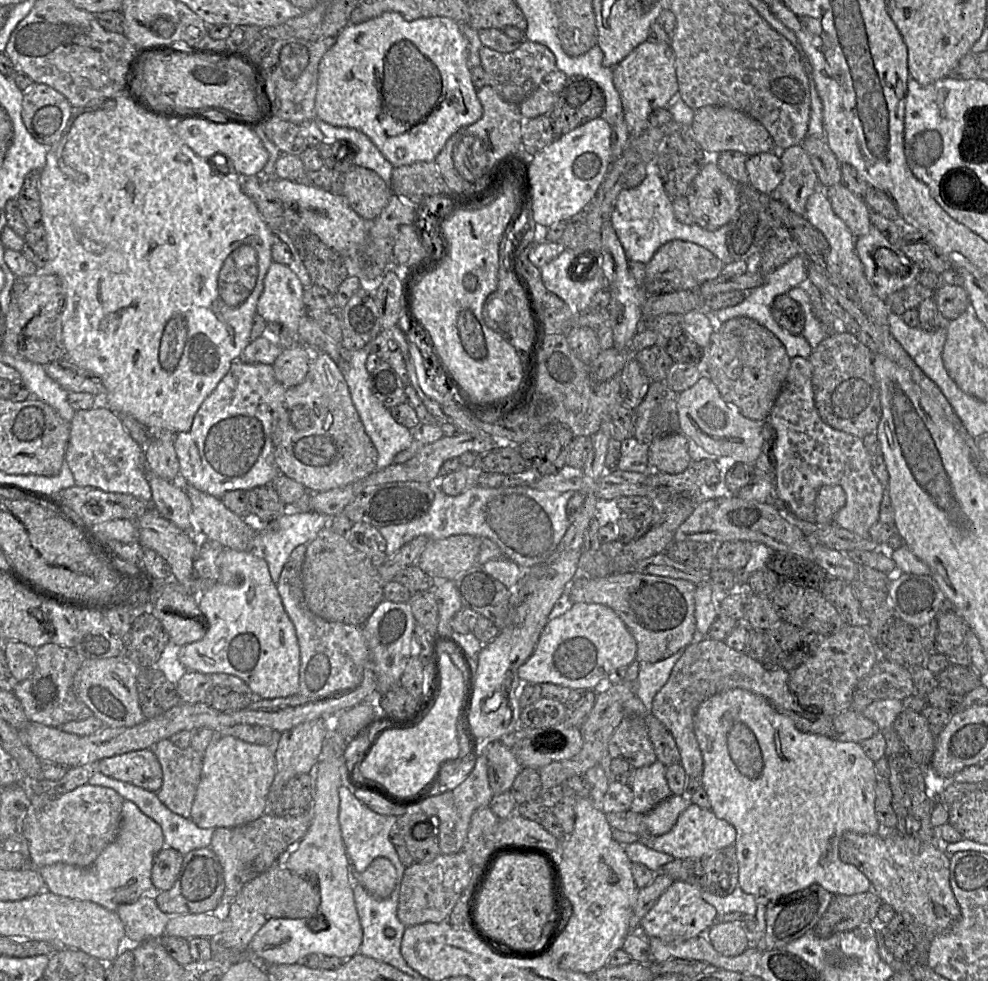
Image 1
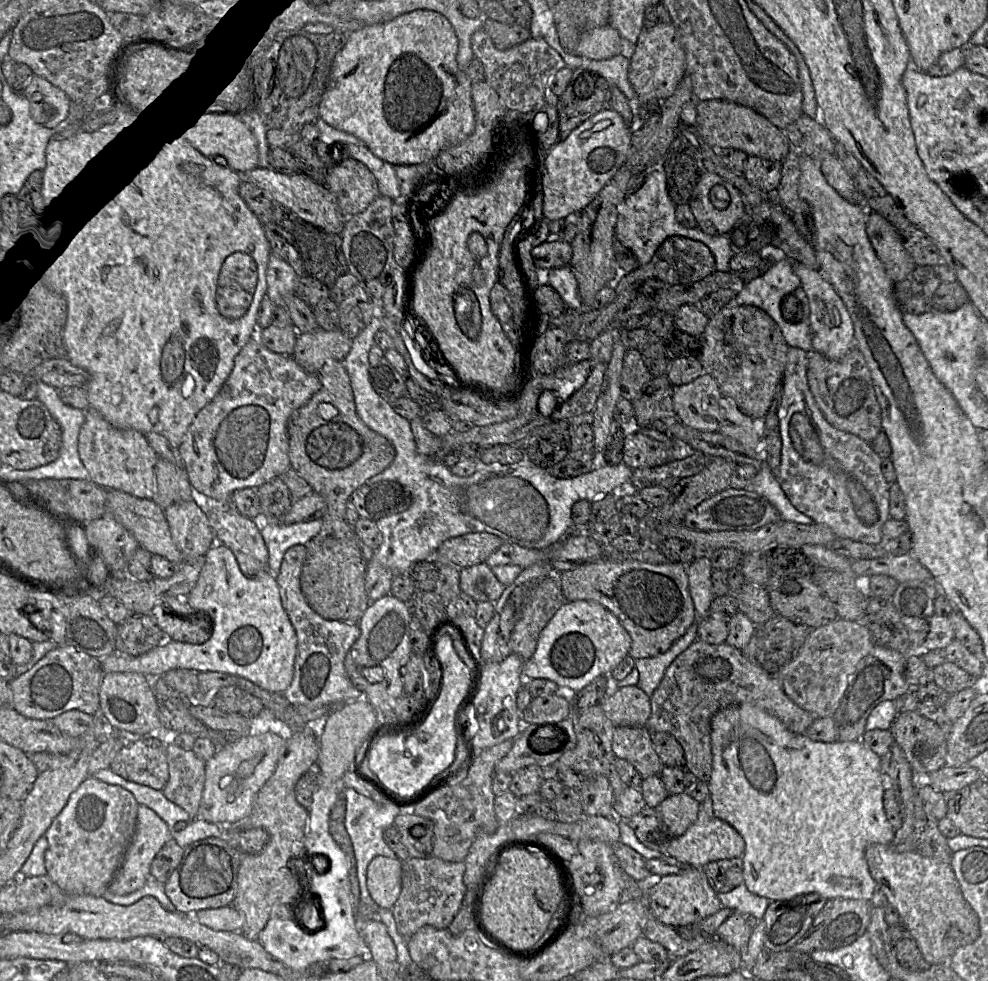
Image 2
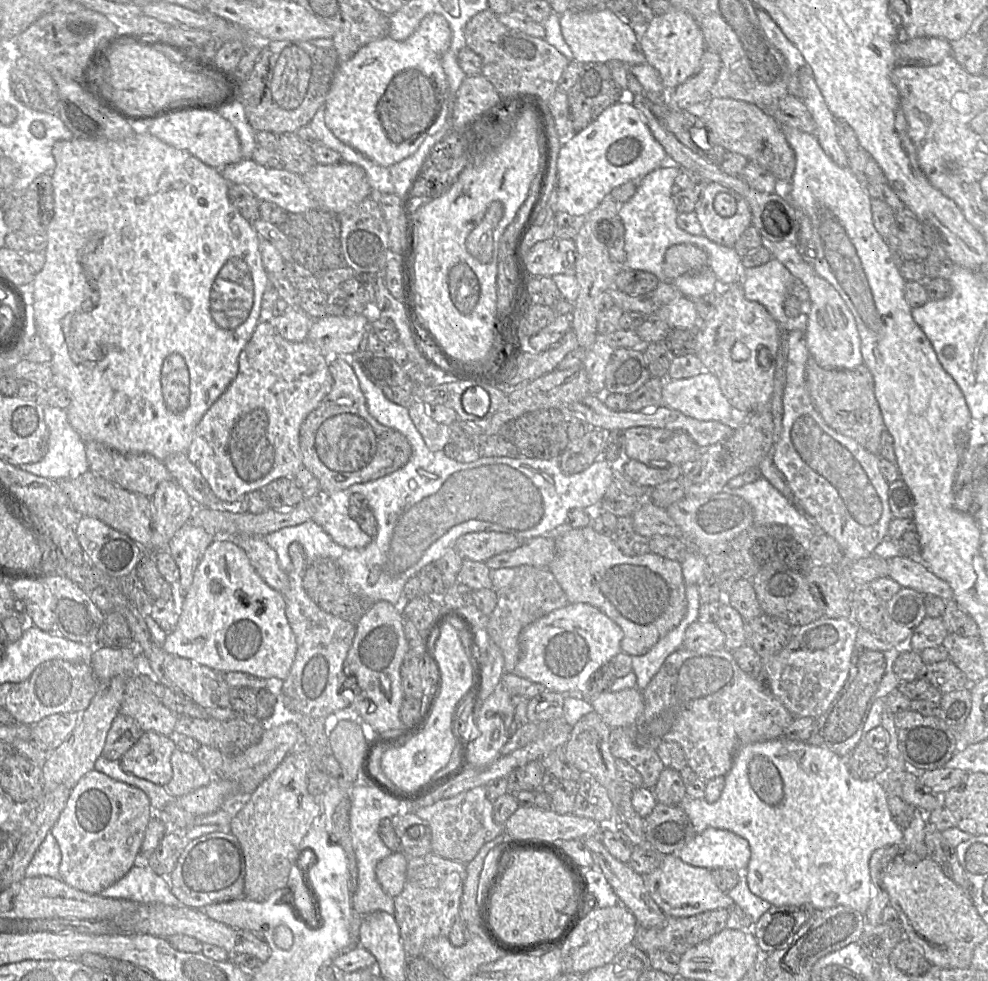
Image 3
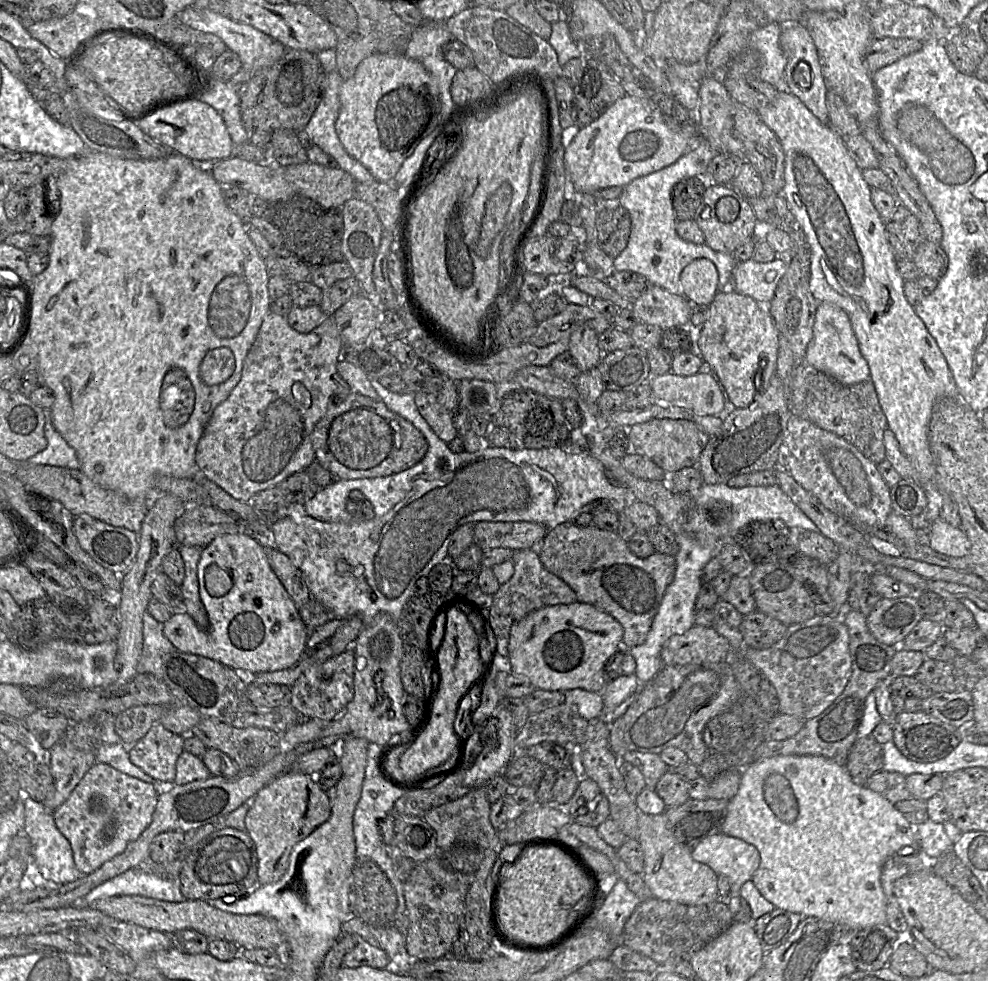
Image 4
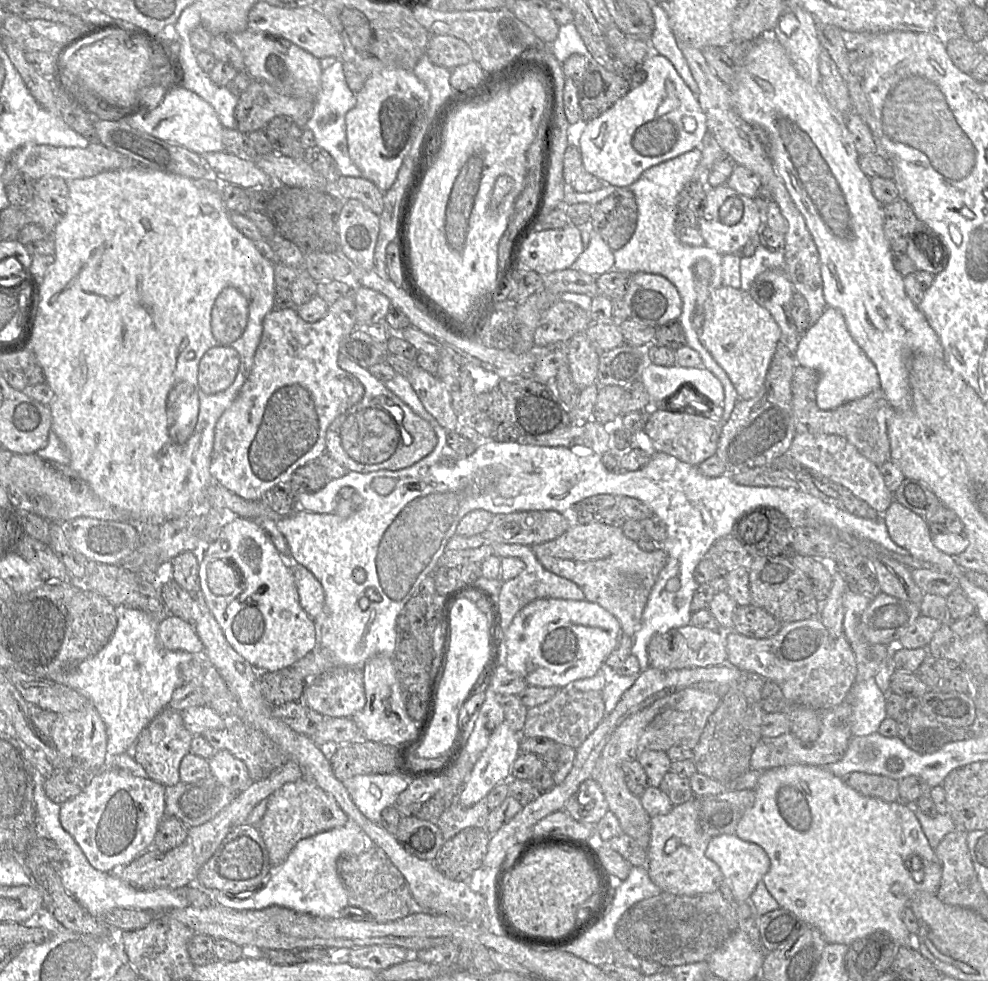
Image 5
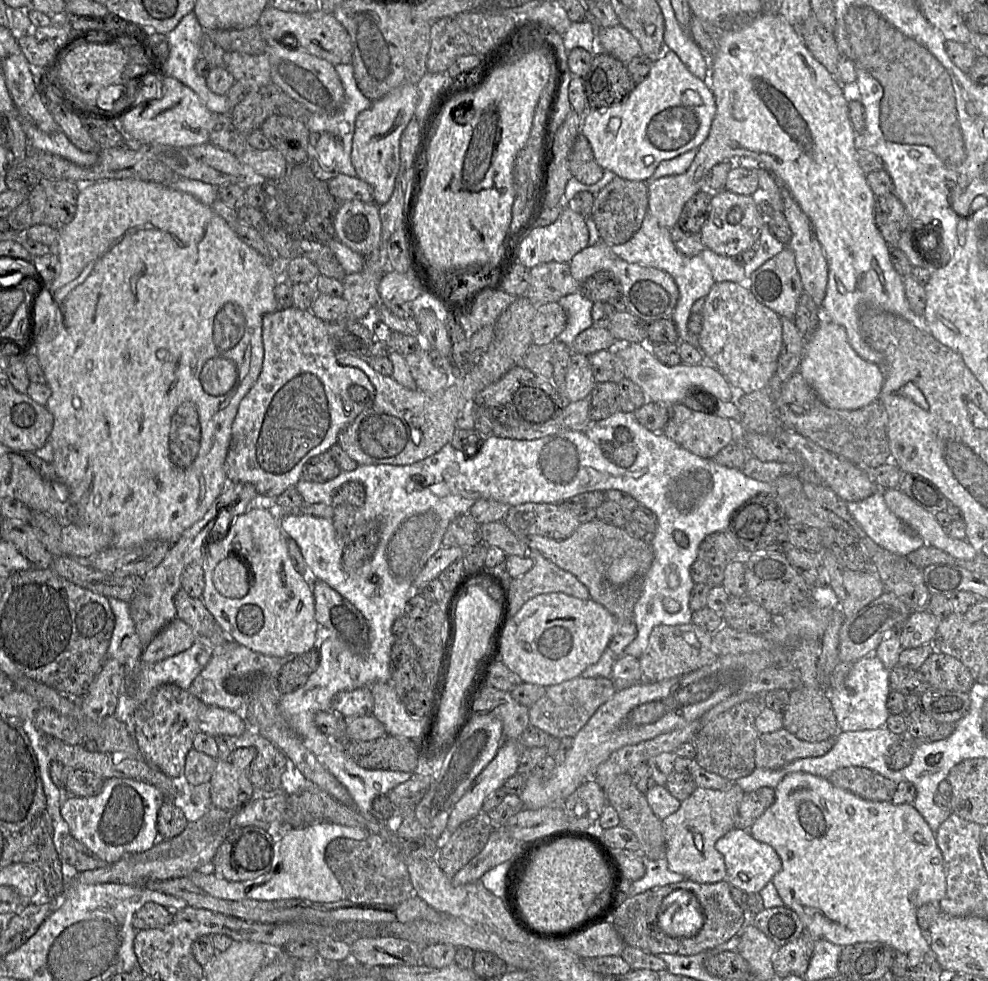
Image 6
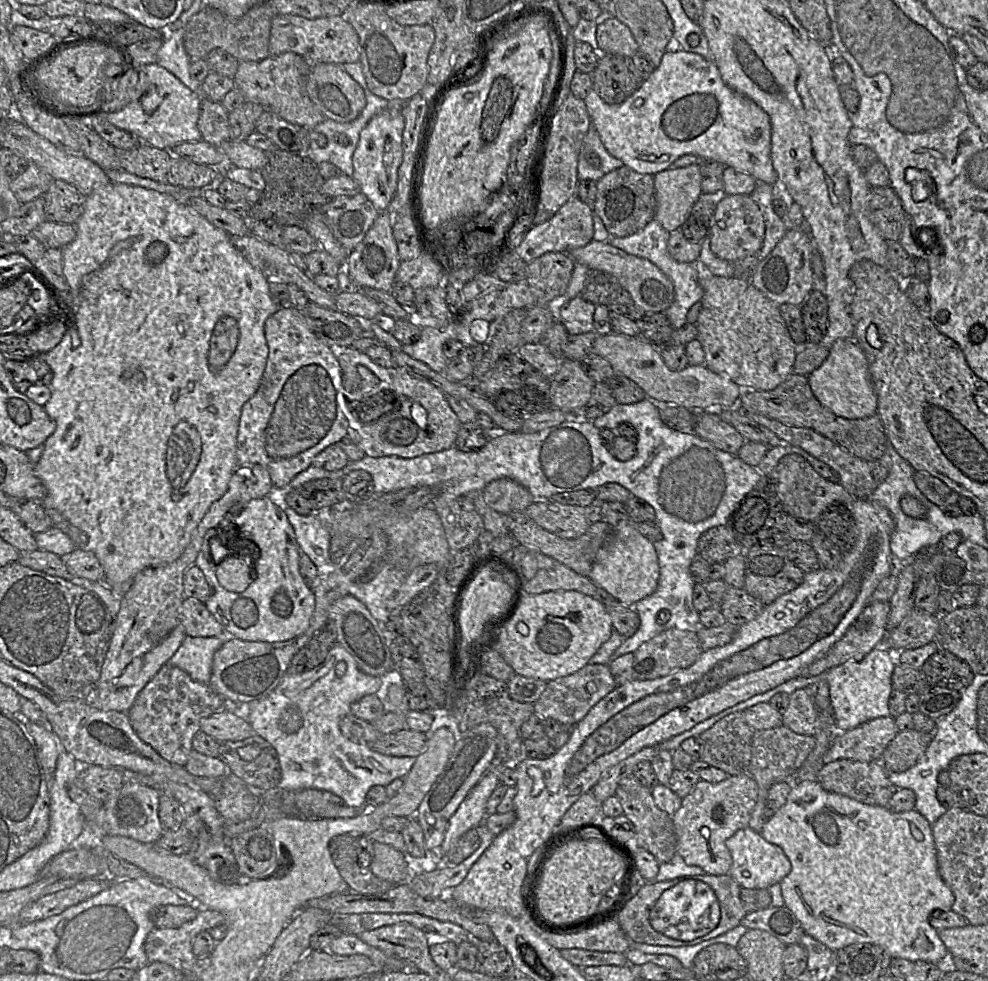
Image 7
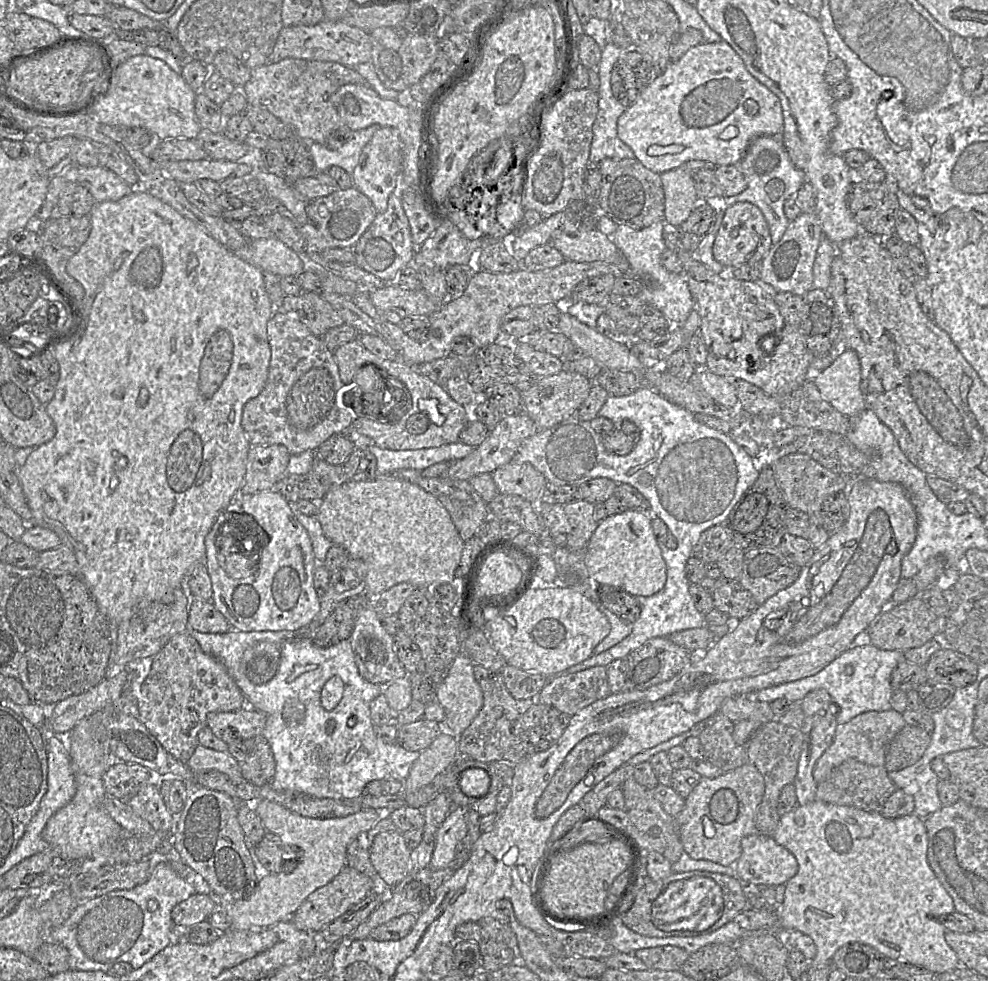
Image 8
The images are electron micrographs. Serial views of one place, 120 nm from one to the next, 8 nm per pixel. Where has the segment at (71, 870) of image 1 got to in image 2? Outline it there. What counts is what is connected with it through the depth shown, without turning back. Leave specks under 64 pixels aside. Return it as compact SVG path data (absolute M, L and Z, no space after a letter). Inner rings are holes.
M139 804L133 840L107 891L114 895L124 896L142 888L151 874L153 859L170 839L171 833L166 822L149 807Z

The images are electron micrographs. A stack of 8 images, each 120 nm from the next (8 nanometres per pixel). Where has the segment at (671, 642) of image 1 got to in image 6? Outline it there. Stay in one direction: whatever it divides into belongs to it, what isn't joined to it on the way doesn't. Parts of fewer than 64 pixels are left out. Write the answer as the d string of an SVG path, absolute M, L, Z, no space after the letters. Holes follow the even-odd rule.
M598 519L581 523L574 533L564 540L540 535L516 537L559 568L573 574L588 589L590 599L607 609L615 620L633 620L634 606L640 596L644 577L654 560L651 545L644 542L643 538L633 538L623 527L615 527ZM622 557L636 559L638 571L630 581L613 584L608 580L606 572L614 560Z

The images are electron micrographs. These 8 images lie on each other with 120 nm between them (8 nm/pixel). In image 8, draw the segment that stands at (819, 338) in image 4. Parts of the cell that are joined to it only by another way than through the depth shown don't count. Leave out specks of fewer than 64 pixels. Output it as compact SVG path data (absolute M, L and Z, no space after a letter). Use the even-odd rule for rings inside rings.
M847 348L833 363L812 379L821 393L838 412L848 418L867 408L860 389L861 365L857 353Z

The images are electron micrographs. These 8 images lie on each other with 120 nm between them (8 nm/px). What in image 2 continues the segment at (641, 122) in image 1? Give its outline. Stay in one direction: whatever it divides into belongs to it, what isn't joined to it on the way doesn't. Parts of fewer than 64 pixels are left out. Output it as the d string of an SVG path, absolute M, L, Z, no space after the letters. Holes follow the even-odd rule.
M670 23L643 28L629 58L628 80L640 105L661 102L672 95L686 75L685 52L675 26Z

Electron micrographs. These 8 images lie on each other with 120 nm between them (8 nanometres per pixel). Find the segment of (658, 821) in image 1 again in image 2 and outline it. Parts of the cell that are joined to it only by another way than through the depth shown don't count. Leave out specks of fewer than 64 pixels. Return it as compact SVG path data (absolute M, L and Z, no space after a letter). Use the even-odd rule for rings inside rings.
M688 792L669 794L657 807L664 822L675 835L683 835L696 821L700 803Z

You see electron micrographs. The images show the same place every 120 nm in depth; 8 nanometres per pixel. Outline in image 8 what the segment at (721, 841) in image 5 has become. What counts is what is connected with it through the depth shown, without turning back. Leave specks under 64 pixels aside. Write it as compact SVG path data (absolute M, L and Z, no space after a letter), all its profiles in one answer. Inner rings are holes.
M755 831L741 841L742 853L735 863L736 876L745 885L778 886L786 884L797 874L798 862L785 847L779 845L771 835Z

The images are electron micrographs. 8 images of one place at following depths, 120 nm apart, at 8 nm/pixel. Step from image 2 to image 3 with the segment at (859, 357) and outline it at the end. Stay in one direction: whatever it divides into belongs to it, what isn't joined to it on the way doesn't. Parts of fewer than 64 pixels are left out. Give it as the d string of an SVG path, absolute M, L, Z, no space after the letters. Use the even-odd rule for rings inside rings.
M810 355L806 379L811 399L825 422L857 441L867 451L879 455L881 435L886 426L875 397L874 378L867 365L862 363L853 369L824 368Z

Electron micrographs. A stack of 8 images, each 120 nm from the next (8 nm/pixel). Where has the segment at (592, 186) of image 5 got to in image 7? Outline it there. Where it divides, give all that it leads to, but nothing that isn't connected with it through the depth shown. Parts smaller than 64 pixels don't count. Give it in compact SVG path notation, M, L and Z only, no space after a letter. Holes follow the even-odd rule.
M591 122L578 156L578 181L600 179L605 174L623 165L624 163L621 160L615 158L606 150L599 133Z

